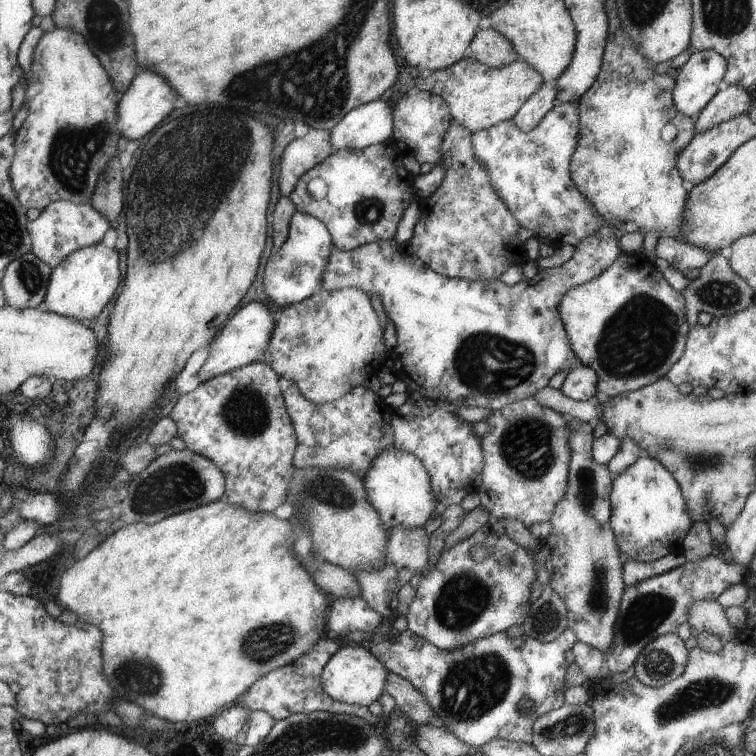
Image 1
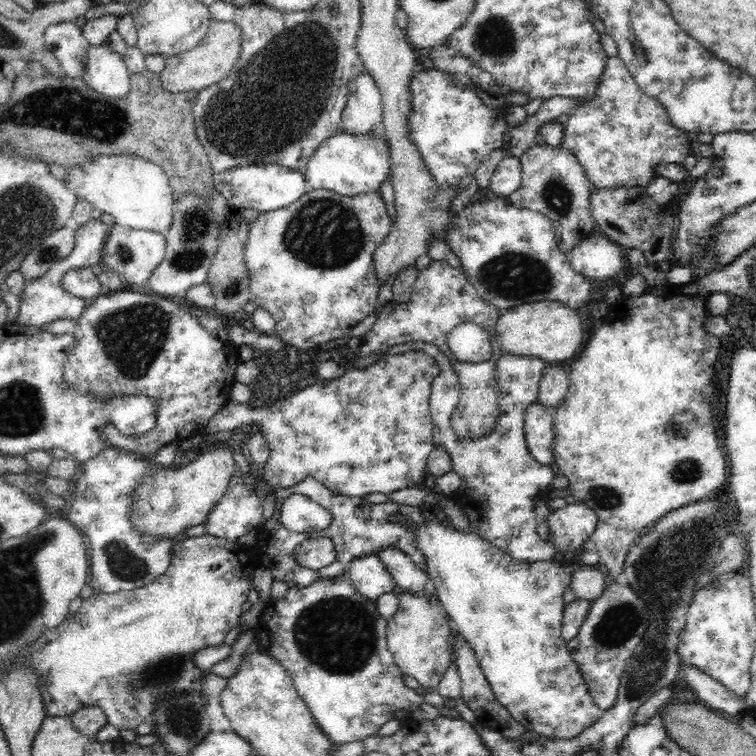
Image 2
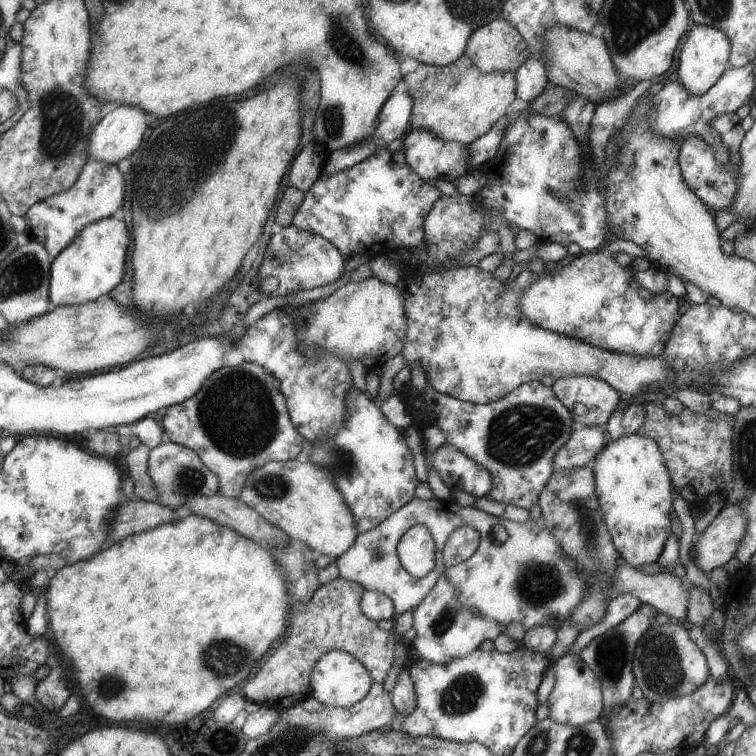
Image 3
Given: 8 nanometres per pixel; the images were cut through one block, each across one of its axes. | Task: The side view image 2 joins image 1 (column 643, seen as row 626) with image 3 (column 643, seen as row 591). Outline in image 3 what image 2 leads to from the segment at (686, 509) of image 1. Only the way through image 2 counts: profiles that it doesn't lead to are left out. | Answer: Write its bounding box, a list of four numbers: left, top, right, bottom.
[591,433,675,568]

